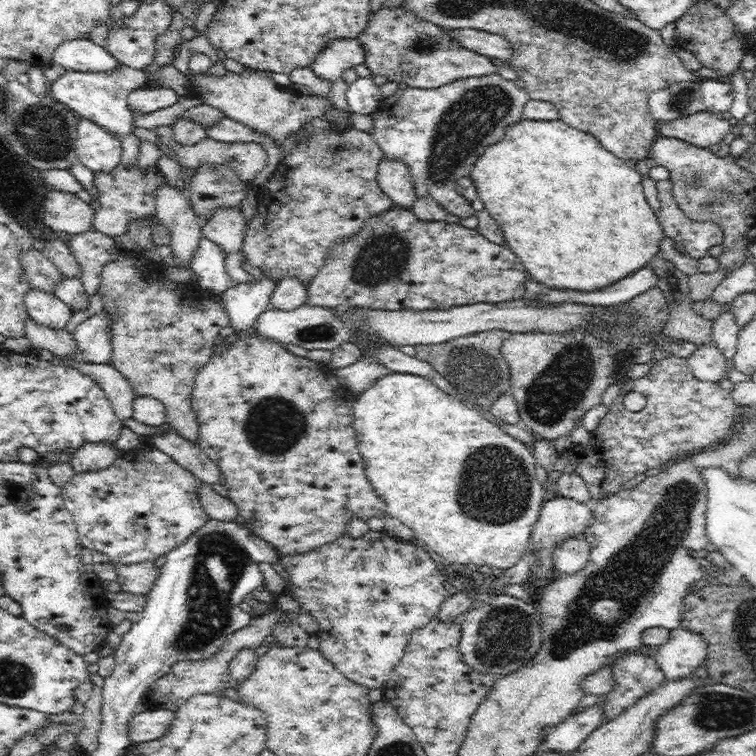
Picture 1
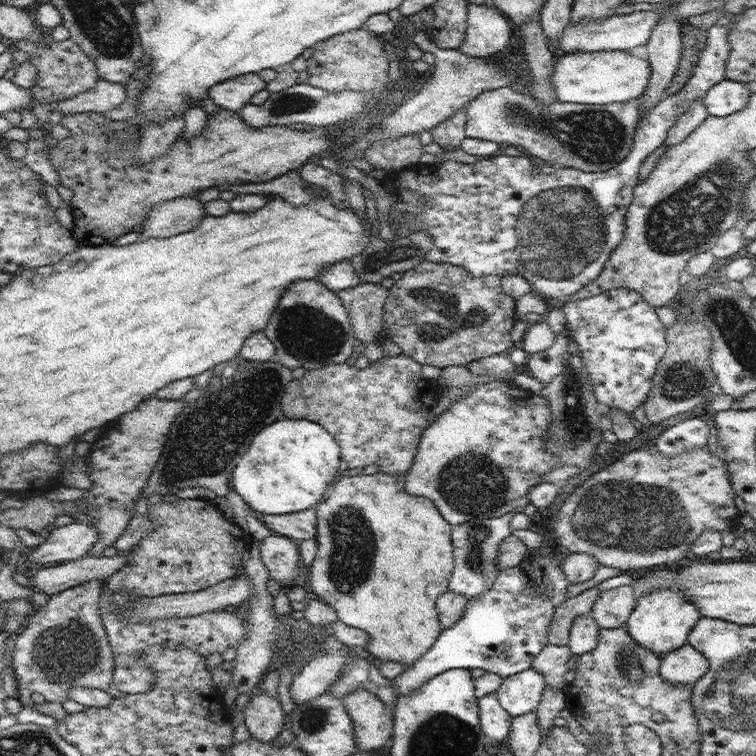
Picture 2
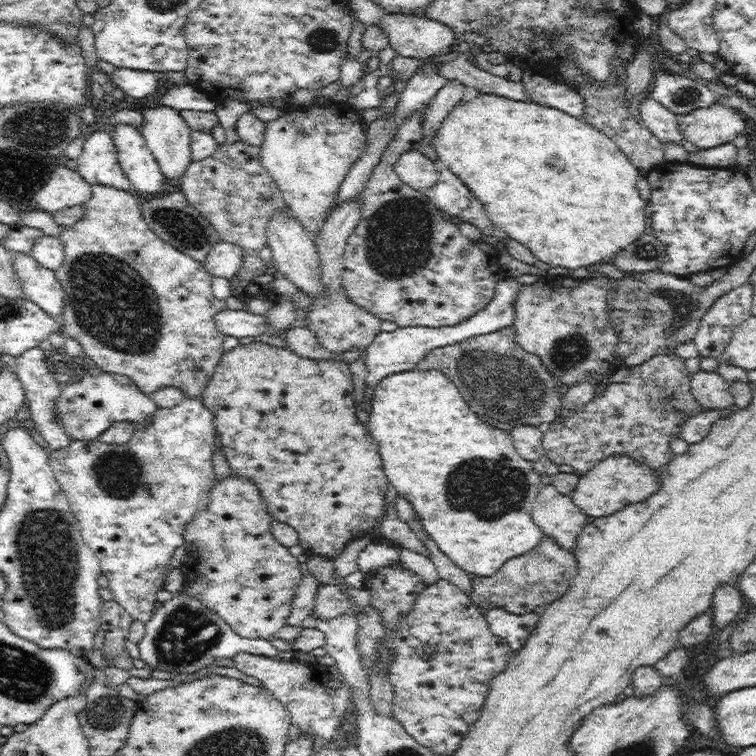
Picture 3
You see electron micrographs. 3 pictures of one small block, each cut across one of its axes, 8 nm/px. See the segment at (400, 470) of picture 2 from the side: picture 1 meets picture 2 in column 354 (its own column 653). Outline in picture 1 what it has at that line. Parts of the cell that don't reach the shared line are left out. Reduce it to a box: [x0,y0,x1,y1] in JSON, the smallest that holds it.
[569,355,741,499]

